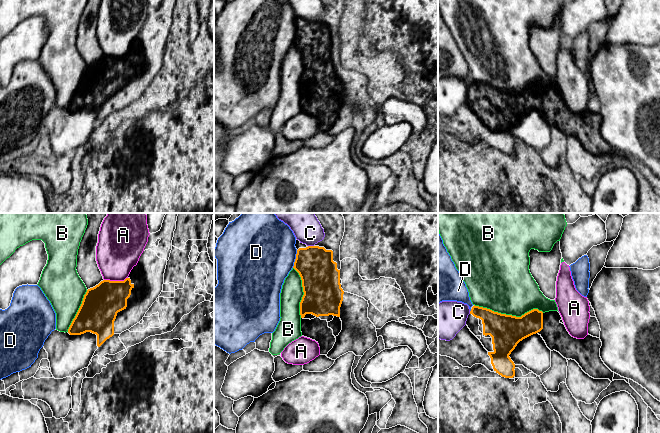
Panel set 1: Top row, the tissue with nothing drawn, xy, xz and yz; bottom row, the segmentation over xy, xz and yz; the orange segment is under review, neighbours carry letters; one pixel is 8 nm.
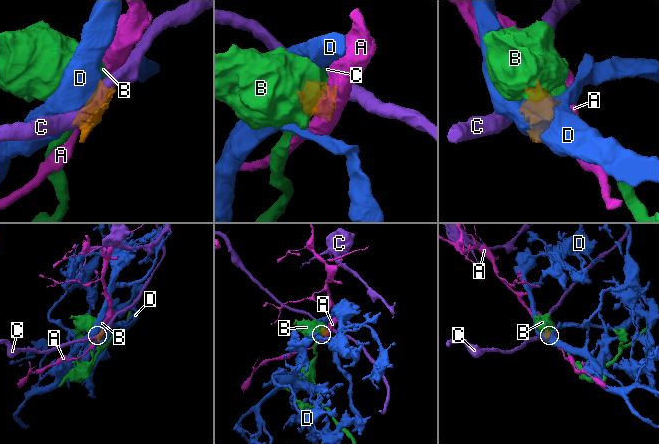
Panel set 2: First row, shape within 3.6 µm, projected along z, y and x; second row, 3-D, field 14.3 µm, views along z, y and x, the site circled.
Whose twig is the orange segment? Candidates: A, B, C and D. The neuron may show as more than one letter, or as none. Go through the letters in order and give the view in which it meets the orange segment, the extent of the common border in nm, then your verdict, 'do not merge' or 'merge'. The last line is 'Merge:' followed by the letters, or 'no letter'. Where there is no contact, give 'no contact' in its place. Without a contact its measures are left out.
A: contact in xy; length 190 nm; do not merge
B: contact in yz; length 550 nm; do not merge
C: contact in xz; length 50 nm; do not merge
D: contact in xz; length 150 nm; do not merge
Merge: no letter

